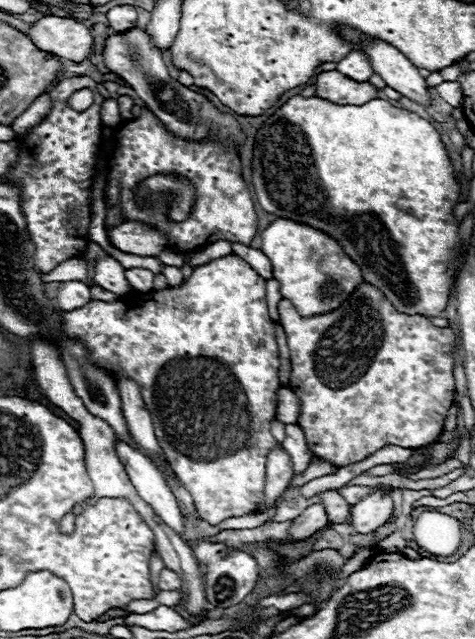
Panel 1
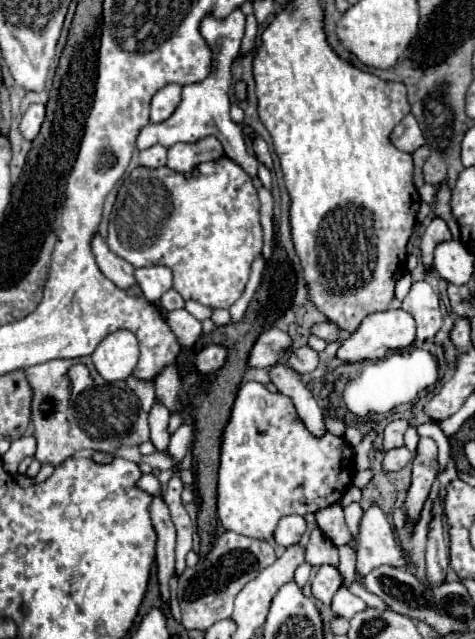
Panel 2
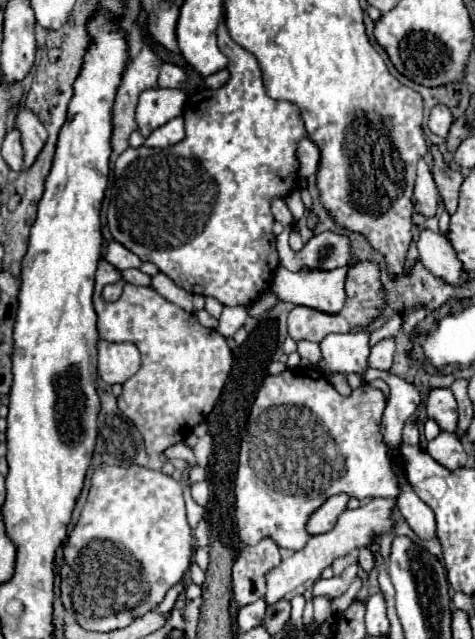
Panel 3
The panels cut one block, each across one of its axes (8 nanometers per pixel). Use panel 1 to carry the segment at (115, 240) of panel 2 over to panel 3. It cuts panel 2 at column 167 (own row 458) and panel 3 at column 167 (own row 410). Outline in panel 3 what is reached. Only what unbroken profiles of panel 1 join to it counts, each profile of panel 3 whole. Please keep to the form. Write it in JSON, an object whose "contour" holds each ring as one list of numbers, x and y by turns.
{"contour":[[220,22,218,26,218,48,226,54,228,58,228,70,230,70,230,82,224,84,218,90,200,90,198,94,190,96,186,100,184,106,184,120,186,120,186,138,176,144,170,146,168,150,160,150,160,148,128,148,124,150,114,166,114,182,112,182,112,198,110,198,110,206,108,206,108,230,112,234,112,238,116,242,120,242,122,246,126,246,130,252,134,252,142,262,152,262,160,268,160,272,164,272,168,278,172,278,180,288,192,292,192,294,202,294,202,296,212,296,218,302,222,302,224,306,252,306,264,292,268,292,270,282,272,282,272,274,278,268,278,254,276,254,276,236,272,234,272,212,270,212,270,202,276,196,286,196,290,190,294,190,296,186,296,170,298,170,298,162,296,162,296,142,300,142,300,138,304,138,304,124,300,122,300,112,296,110,296,106,292,106,290,102,280,102,280,100,272,100,262,84,262,72,260,66,256,62,256,58,252,54,248,54,248,50,244,50,242,46,238,46,228,30,226,24]]}

